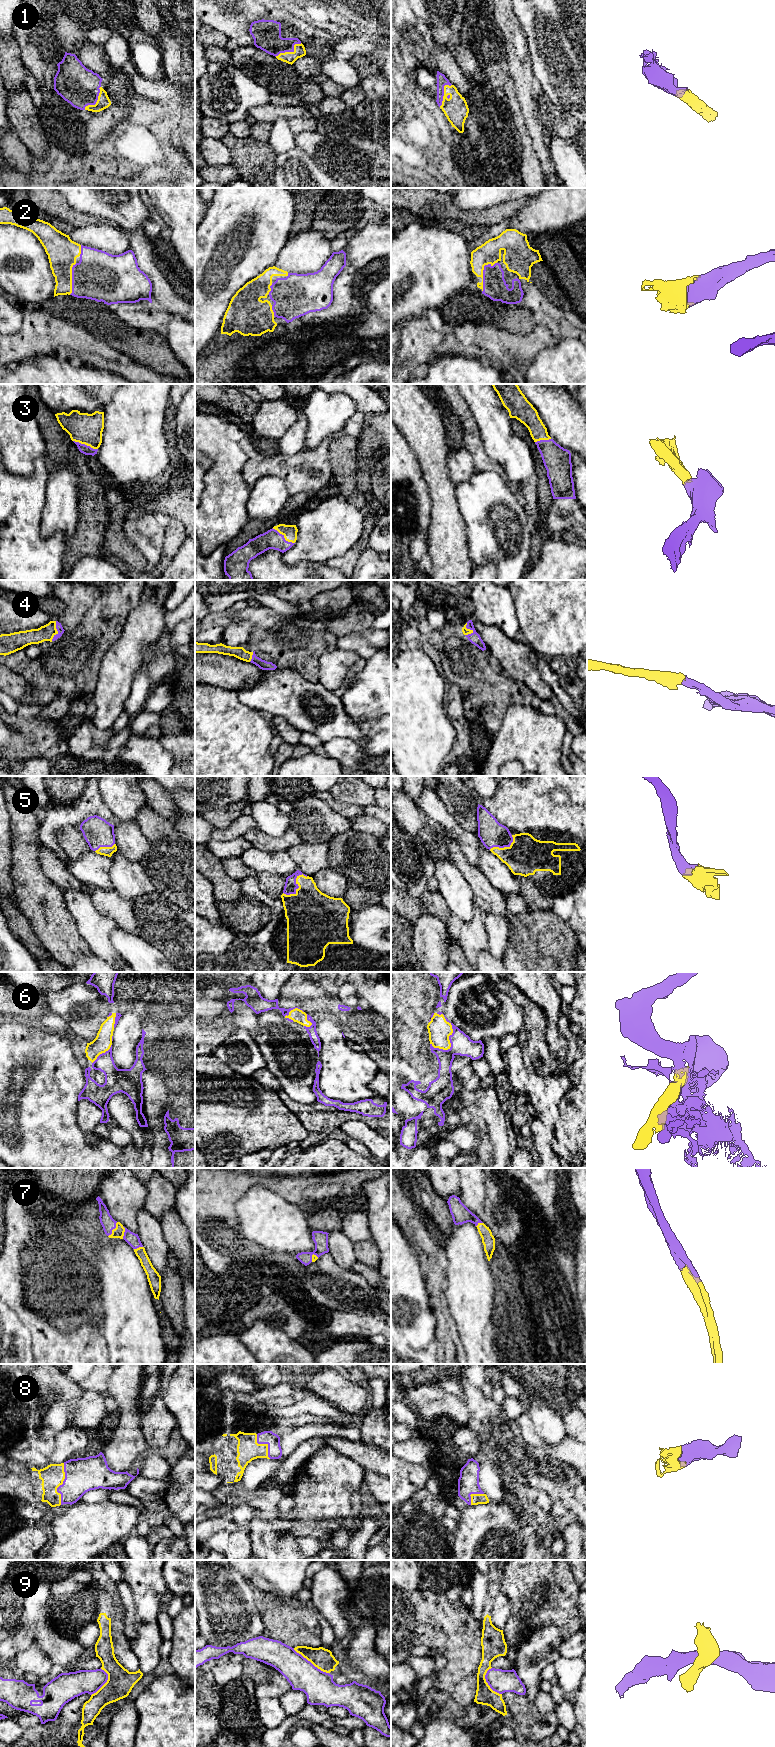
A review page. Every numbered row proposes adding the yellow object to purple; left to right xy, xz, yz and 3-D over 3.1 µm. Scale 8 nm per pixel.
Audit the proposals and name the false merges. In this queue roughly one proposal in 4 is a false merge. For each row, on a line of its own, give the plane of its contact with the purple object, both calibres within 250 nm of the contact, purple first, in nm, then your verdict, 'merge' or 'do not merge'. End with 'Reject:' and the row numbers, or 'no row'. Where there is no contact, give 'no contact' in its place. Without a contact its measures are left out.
1: xz | 220/100 nm | merge
2: yz | 190/180 nm | merge
3: xz | 160/110 nm | merge
4: xy | 50/130 nm | merge
5: xz | 100/400 nm | merge
6: yz | 170/180 nm | merge
7: xy | 110/90 nm | merge
8: xy | 280/190 nm | merge
9: xz | 260/170 nm | do not merge
Reject: 9

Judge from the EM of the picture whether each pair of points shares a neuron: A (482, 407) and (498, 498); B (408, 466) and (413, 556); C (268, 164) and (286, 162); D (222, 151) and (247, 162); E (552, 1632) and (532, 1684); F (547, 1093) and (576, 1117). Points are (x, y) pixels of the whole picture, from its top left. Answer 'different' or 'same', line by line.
A: different
B: same
C: different
D: different
E: same
F: different

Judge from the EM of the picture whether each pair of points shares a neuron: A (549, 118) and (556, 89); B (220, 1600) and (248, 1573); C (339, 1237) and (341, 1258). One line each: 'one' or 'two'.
A: two
B: two
C: one

